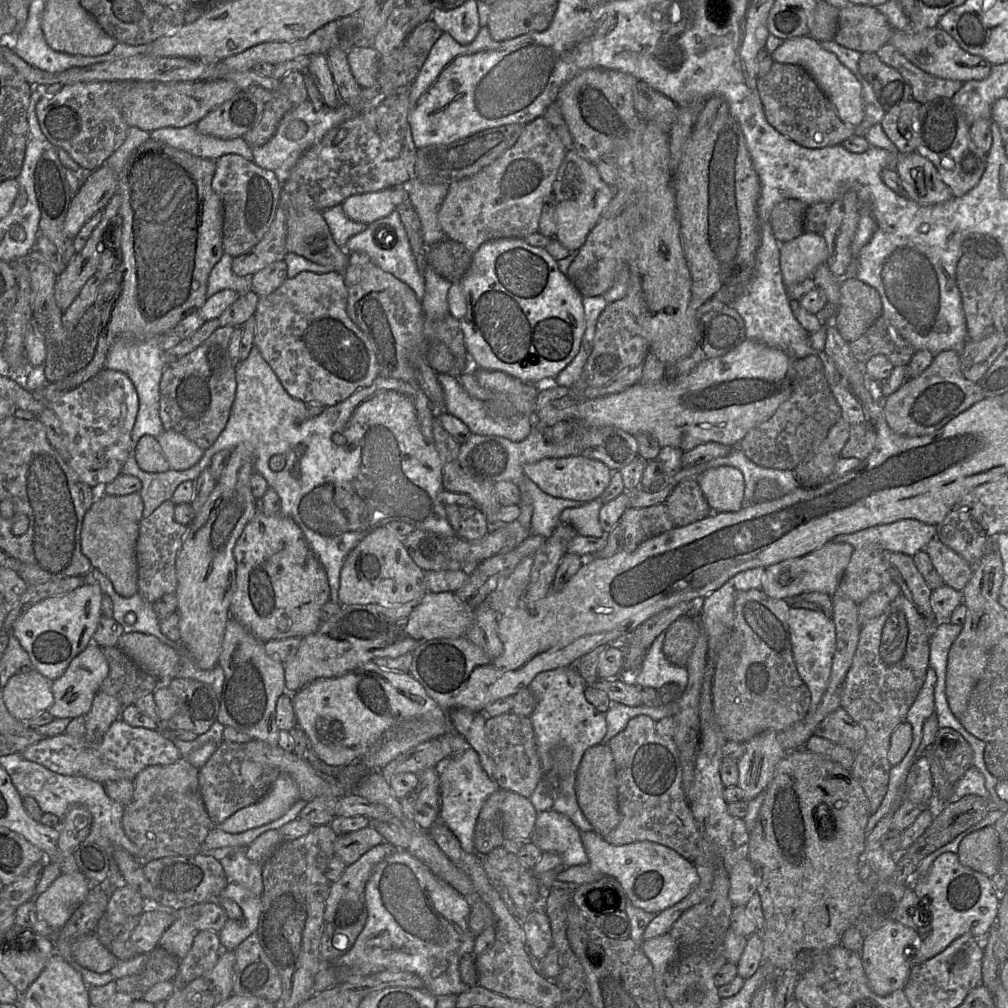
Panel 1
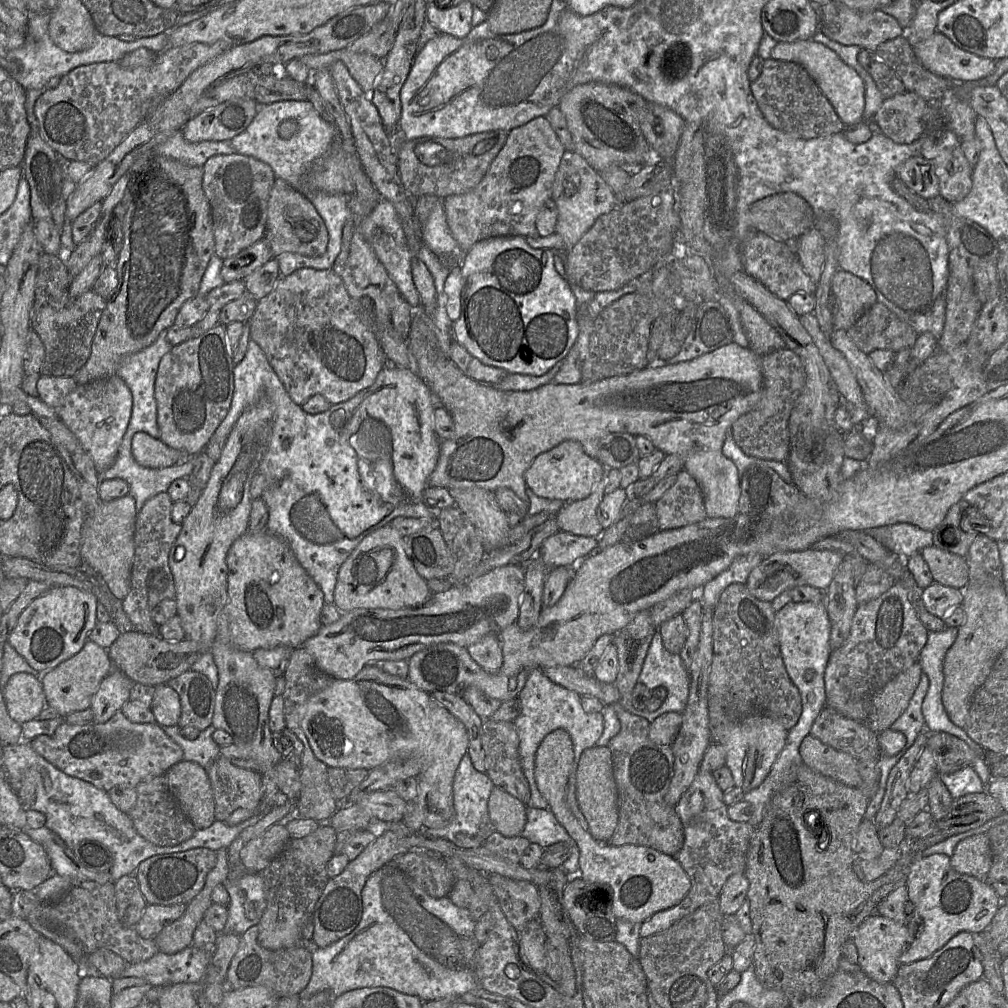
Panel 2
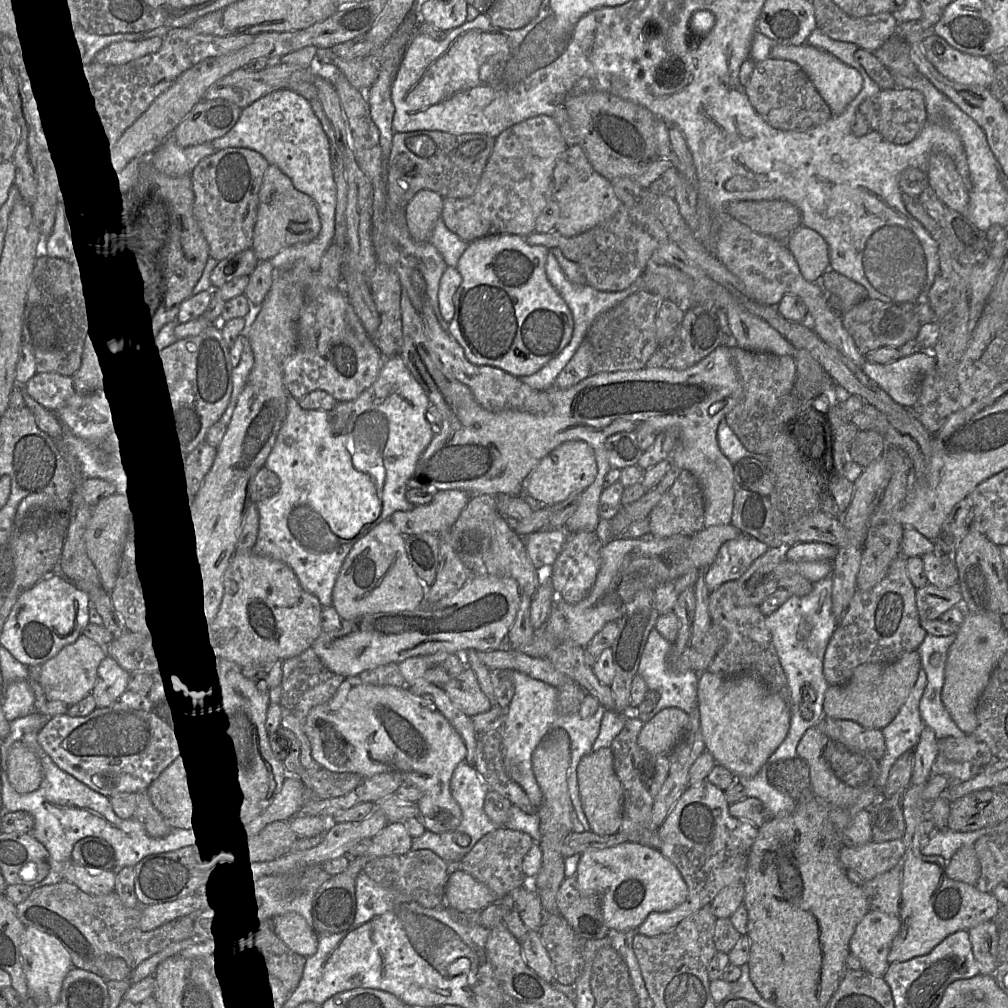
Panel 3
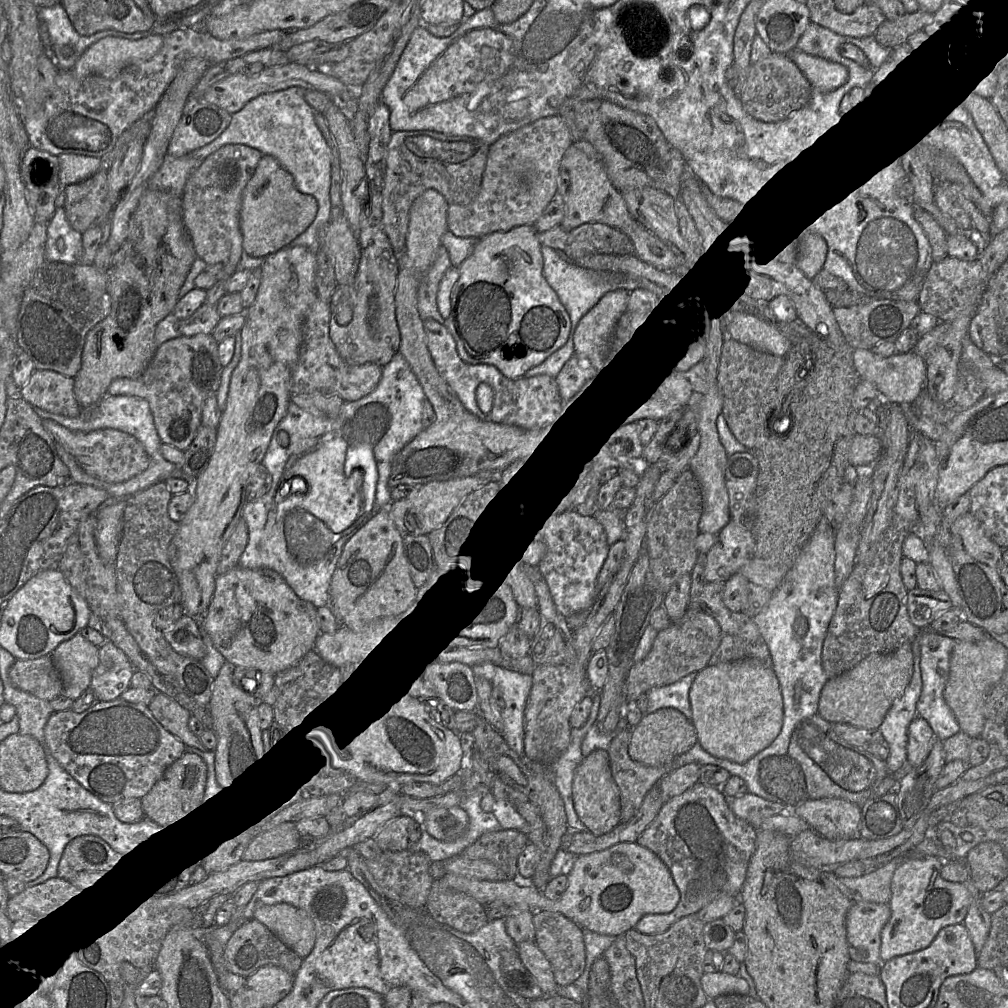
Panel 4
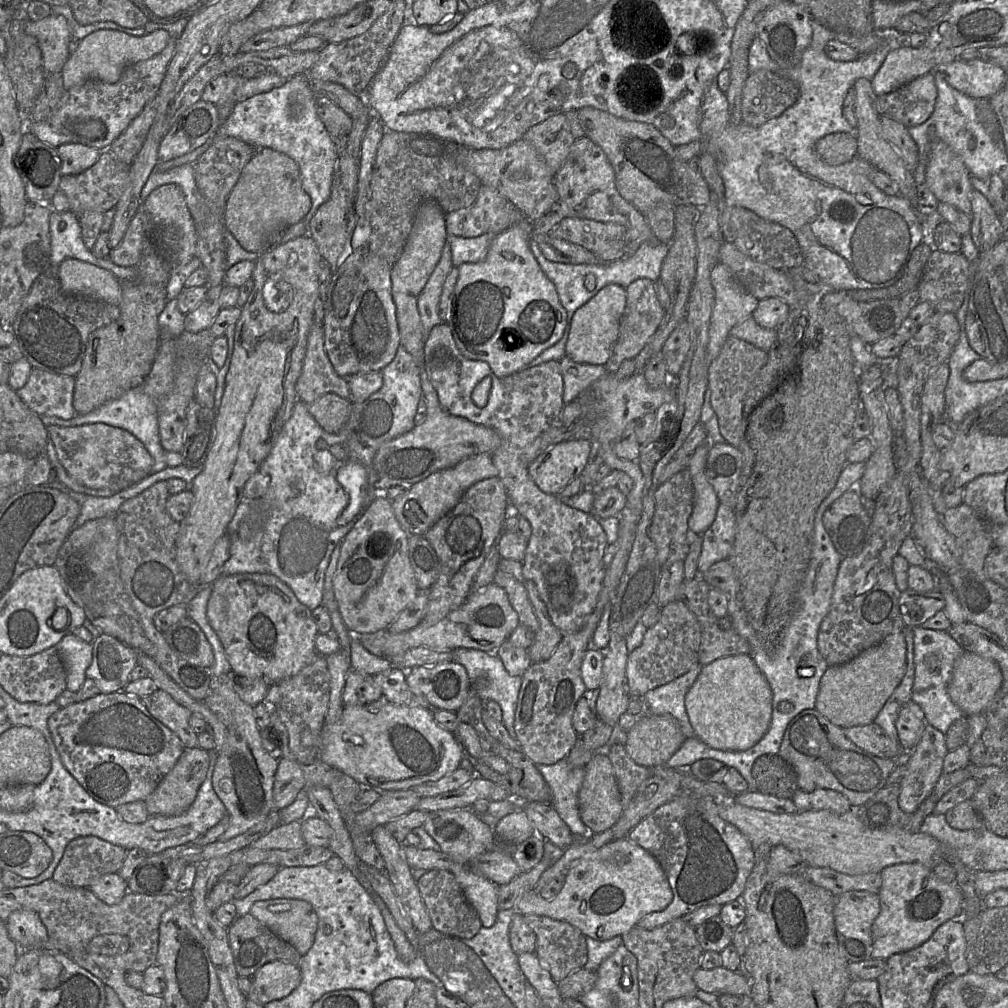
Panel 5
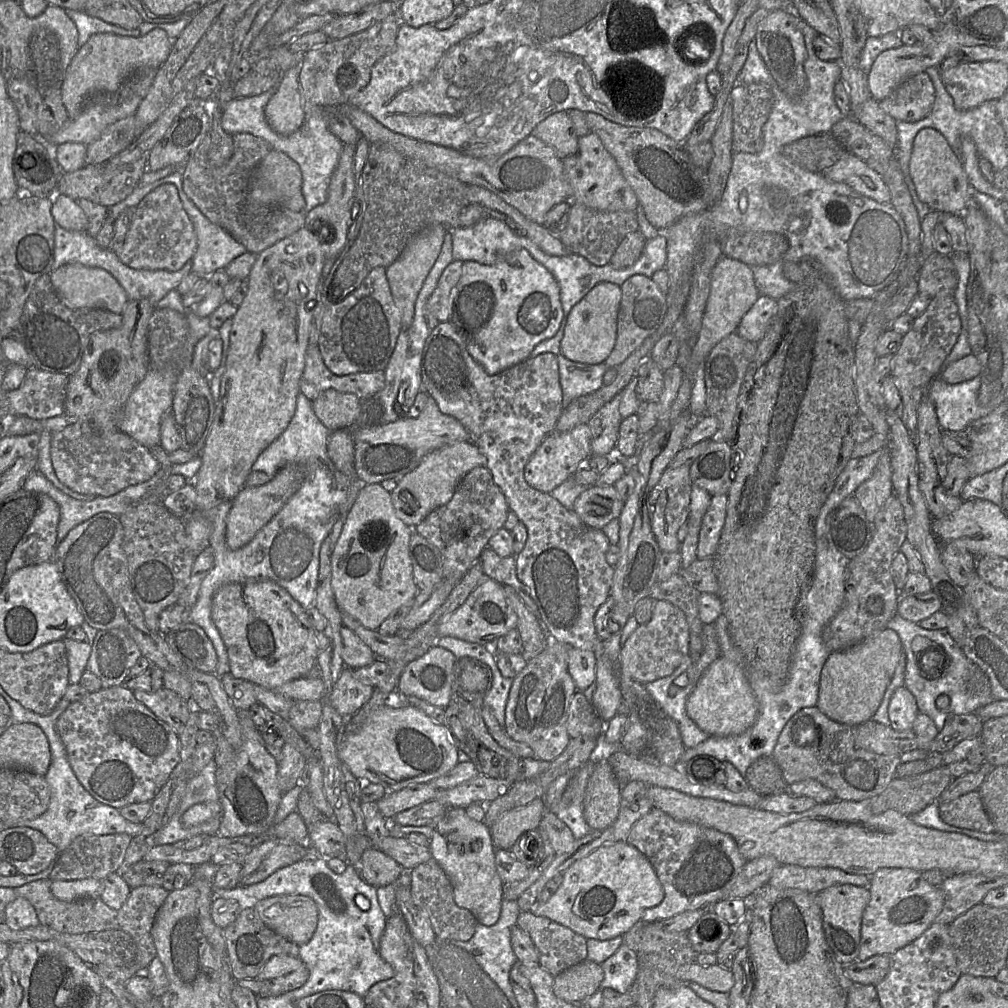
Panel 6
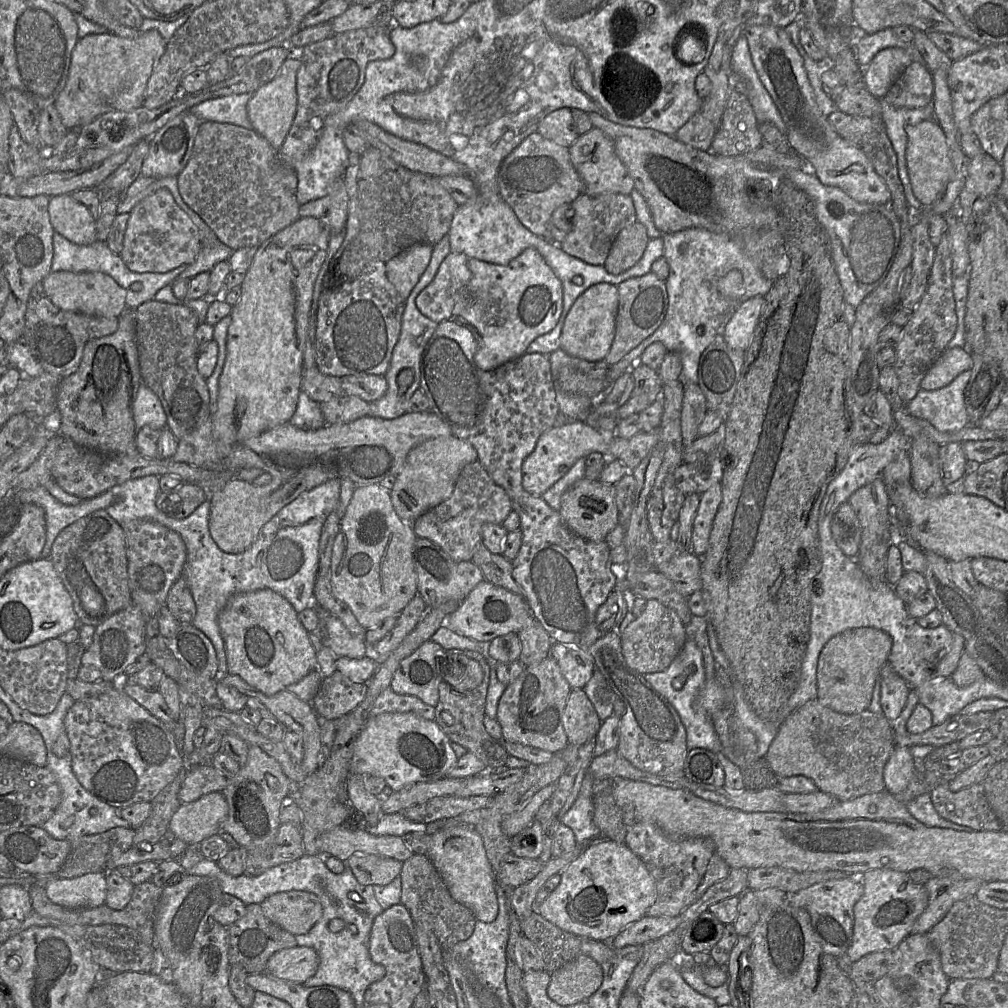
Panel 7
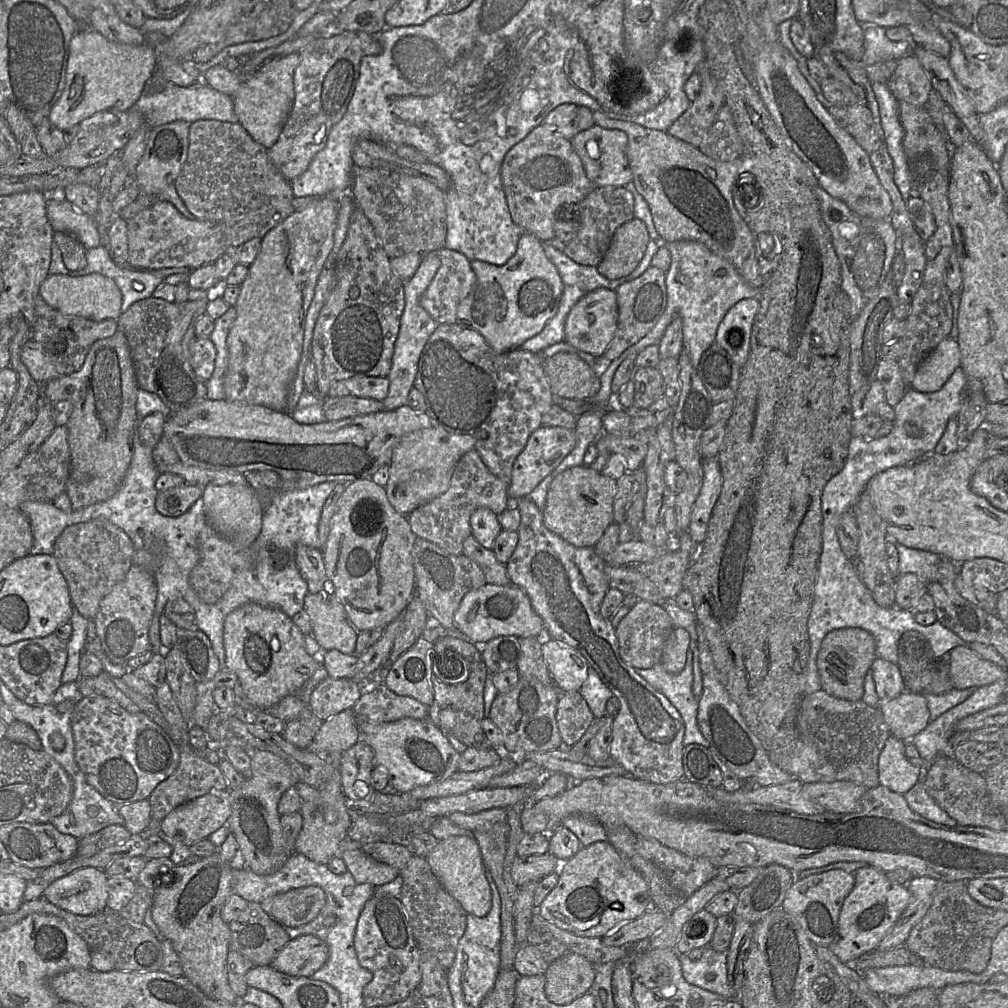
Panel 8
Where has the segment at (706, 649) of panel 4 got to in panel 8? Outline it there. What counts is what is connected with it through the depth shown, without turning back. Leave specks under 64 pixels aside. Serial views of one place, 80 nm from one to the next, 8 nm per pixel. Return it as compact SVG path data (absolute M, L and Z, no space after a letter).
M639 600L615 629L621 658L634 669L652 668L660 663L665 643L674 628L671 617L661 606Z

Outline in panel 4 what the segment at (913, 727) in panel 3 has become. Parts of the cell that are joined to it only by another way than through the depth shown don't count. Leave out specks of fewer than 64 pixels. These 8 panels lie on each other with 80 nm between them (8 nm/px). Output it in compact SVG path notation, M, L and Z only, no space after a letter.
M919 635L910 646L914 657L912 678L903 695L892 704L878 728L889 744L890 753L886 759L889 774L896 772L907 761L908 726L918 715L916 705L923 686Z

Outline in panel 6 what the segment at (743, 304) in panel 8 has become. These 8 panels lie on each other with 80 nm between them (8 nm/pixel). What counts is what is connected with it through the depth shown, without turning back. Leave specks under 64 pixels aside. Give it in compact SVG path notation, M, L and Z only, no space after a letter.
M760 295L741 319L736 330L737 334L745 340L759 342L776 314L777 307L776 299Z

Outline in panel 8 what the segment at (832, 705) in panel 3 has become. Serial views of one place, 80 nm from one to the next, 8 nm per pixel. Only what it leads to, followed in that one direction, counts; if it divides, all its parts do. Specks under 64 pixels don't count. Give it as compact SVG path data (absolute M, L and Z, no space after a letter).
M841 628L829 632L817 654L821 689L839 699L862 700L865 676L876 658L875 640L868 631L861 628Z

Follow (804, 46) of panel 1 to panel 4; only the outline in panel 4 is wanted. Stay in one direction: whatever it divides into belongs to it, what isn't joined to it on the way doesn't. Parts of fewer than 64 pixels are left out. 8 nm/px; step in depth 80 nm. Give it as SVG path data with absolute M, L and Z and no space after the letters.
M790 51L787 57L798 66L811 86L818 91L835 91L848 83L848 71L840 64L802 51Z

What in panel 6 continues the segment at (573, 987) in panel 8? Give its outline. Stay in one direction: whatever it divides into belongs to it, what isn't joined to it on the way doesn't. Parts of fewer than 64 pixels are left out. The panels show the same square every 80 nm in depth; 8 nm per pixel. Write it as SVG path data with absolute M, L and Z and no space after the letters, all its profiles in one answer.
M587 958L555 976L553 992L566 1002L582 1003L598 990L603 978L601 964Z

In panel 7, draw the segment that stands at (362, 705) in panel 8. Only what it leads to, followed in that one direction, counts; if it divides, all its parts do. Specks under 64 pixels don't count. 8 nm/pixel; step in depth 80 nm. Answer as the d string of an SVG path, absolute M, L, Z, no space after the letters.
M387 688L379 694L372 707L371 715L406 712L413 712L428 720L434 720L436 716L435 707L424 703L417 697L399 695L391 688Z

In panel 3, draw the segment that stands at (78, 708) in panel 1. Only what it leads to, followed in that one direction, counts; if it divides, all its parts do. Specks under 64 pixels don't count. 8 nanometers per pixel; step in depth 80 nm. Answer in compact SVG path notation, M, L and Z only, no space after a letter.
M84 635L63 647L57 655L40 666L38 683L48 701L62 701L69 706L78 703L93 690L97 671L102 660L107 656L106 649Z

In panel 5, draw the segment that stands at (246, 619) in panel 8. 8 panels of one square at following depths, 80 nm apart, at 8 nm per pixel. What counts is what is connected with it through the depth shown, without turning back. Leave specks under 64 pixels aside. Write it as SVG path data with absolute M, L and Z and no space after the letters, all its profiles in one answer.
M241 573L216 578L207 604L207 619L222 643L231 671L237 675L279 683L299 673L318 654L315 640L319 631L312 610L297 599L286 583L272 574Z

